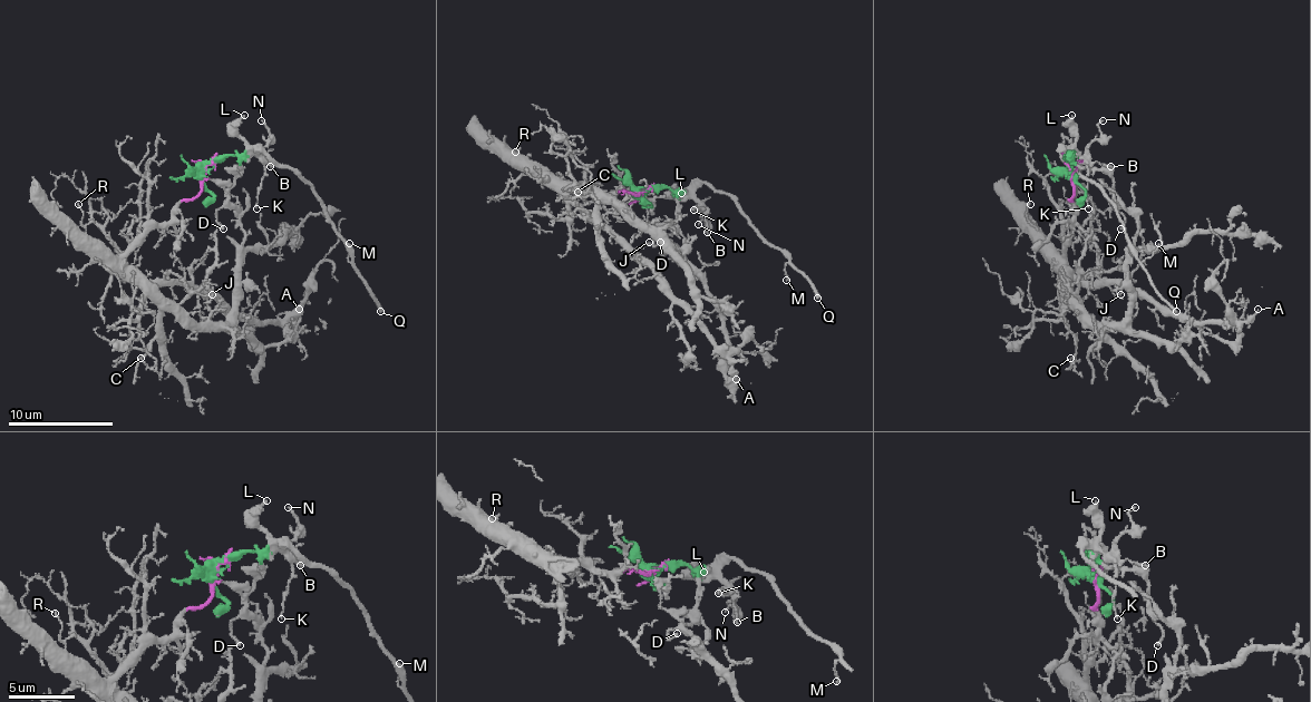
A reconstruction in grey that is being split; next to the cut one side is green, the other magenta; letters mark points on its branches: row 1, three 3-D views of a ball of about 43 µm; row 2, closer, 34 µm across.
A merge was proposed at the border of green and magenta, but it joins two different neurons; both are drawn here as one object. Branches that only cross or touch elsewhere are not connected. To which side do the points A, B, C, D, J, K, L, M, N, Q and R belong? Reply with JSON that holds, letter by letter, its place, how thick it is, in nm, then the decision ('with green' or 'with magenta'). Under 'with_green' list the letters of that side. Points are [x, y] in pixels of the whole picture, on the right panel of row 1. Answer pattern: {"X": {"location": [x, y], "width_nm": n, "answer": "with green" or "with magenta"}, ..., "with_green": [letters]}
{"A": {"location": [1258, 309], "width_nm": 150, "answer": "with magenta"}, "B": {"location": [1110, 166], "width_nm": 130, "answer": "with green"}, "C": {"location": [1070, 358], "width_nm": 70, "answer": "with magenta"}, "D": {"location": [1120, 228], "width_nm": 160, "answer": "with green"}, "J": {"location": [1120, 294], "width_nm": 130, "answer": "with magenta"}, "K": {"location": [1088, 208], "width_nm": 110, "answer": "with green"}, "L": {"location": [1071, 115], "width_nm": 260, "answer": "with green"}, "M": {"location": [1158, 243], "width_nm": 130, "answer": "with green"}, "N": {"location": [1103, 120], "width_nm": 120, "answer": "with green"}, "Q": {"location": [1176, 311], "width_nm": 240, "answer": "with green"}, "R": {"location": [1030, 204], "width_nm": 110, "answer": "with magenta"}, "with_green": ["B", "D", "K", "L", "M", "N", "Q"]}

